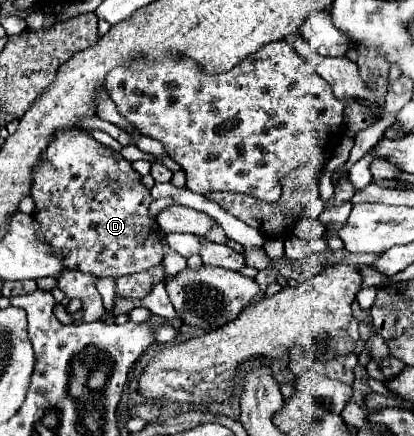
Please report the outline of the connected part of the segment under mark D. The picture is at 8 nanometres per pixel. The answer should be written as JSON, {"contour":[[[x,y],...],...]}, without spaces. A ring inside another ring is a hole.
{"contour":[[[80,129],[60,131],[34,169],[32,199],[36,203],[34,219],[40,223],[38,235],[42,235],[54,251],[64,255],[68,269],[86,271],[96,277],[122,277],[160,265],[164,259],[164,233],[158,231],[156,219],[150,217],[152,195],[140,179],[130,161],[98,143],[90,133]]]}

